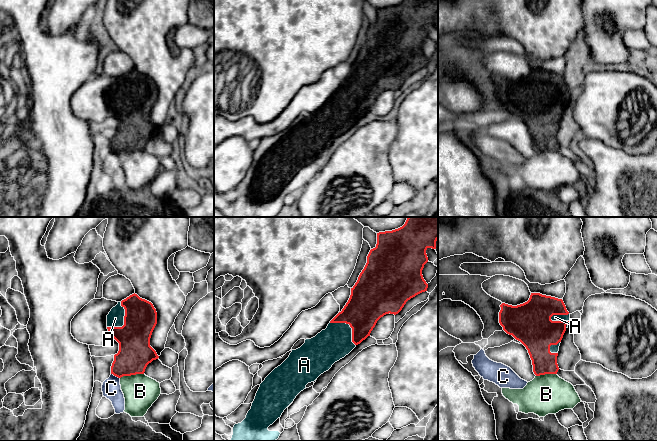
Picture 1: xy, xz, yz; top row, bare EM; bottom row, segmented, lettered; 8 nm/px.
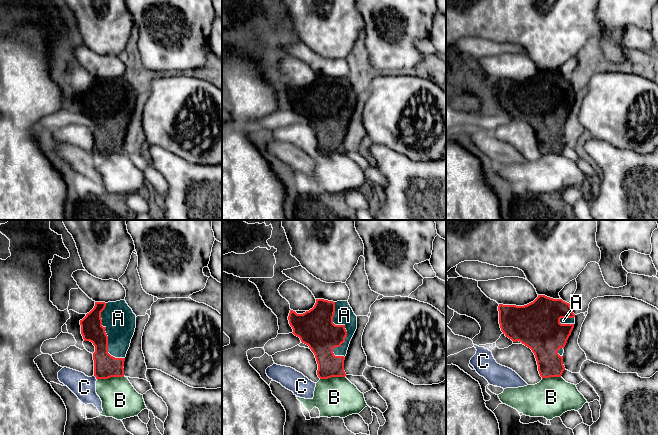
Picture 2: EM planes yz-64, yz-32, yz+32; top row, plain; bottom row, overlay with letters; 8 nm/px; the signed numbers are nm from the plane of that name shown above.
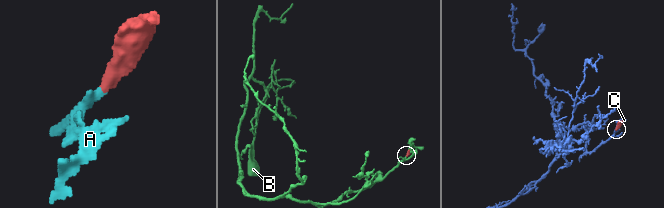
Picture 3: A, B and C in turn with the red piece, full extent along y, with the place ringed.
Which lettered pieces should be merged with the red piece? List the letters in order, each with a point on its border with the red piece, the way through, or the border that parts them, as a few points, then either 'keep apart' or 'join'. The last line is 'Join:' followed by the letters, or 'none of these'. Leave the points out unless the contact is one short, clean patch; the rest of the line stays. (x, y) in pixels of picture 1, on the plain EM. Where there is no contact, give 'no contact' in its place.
A: contact xy (124, 97); join
B: contact xy (131, 150); border xy (143, 149), (122, 152), (120, 154); keep apart
C: contact xy (115, 151); keep apart
Join: A

